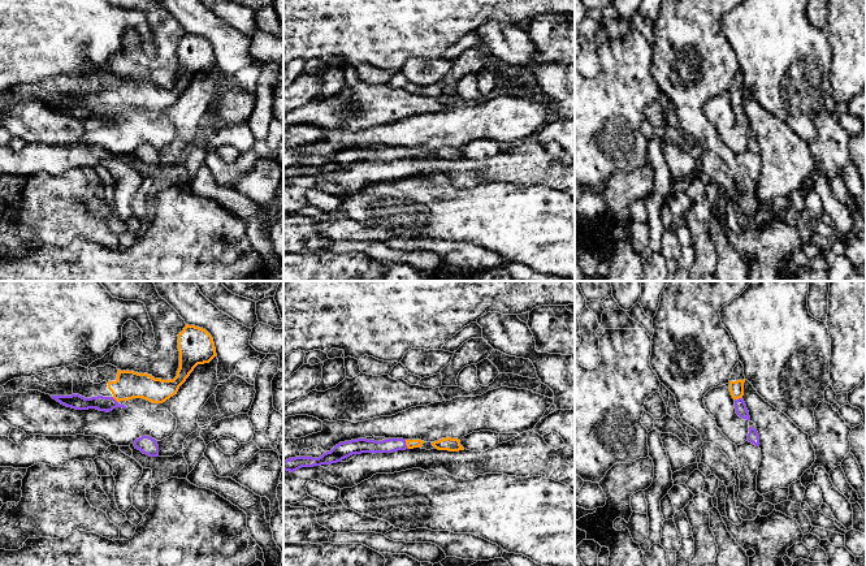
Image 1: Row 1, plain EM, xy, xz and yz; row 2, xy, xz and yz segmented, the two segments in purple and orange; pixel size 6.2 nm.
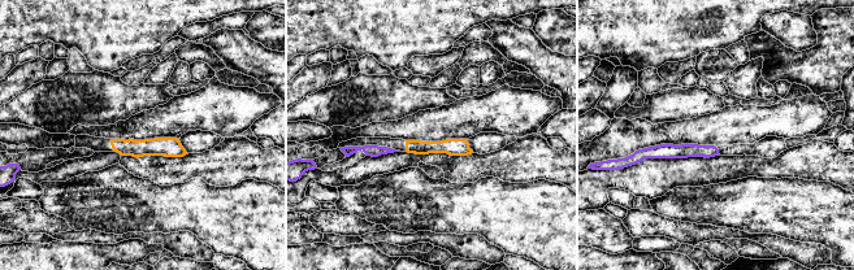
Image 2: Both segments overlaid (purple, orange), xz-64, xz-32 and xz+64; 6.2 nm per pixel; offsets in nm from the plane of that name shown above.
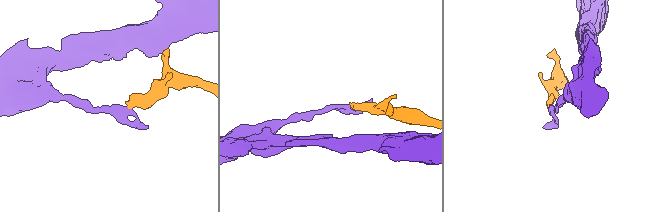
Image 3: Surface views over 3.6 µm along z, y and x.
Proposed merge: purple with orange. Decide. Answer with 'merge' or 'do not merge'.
merge

